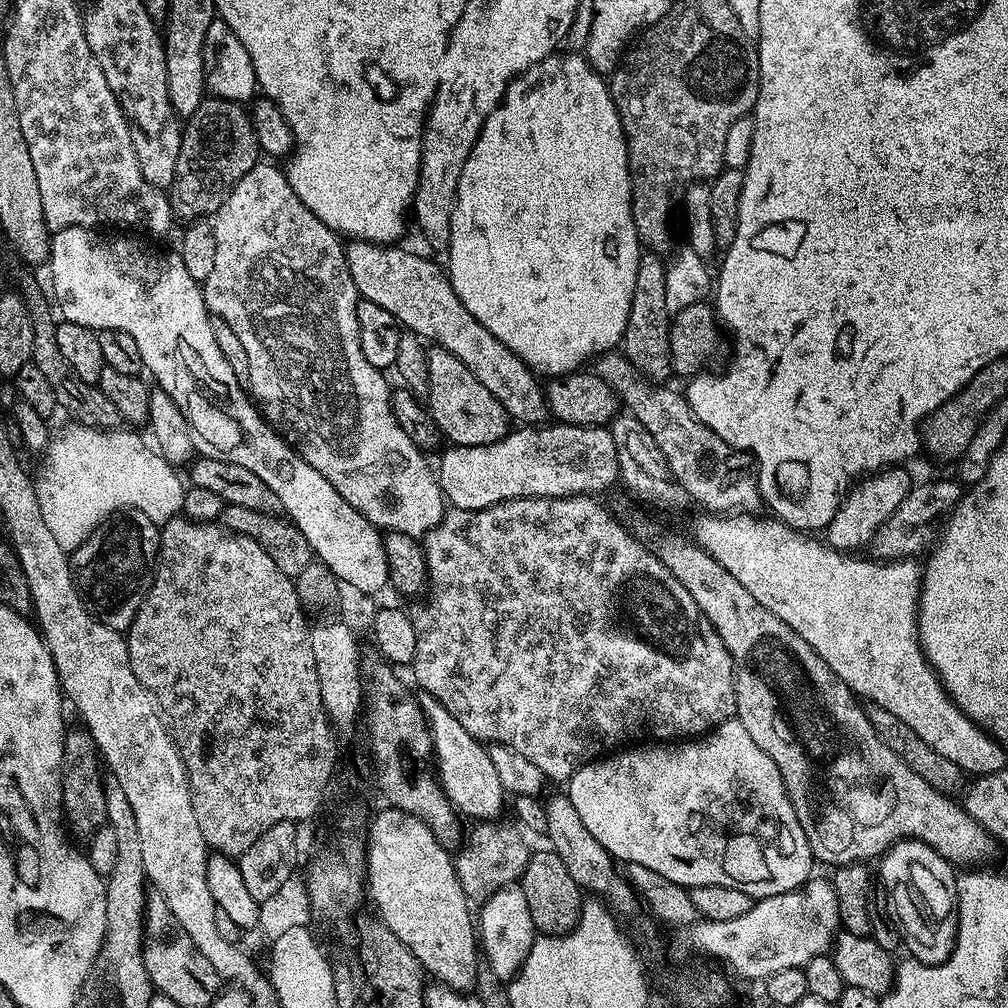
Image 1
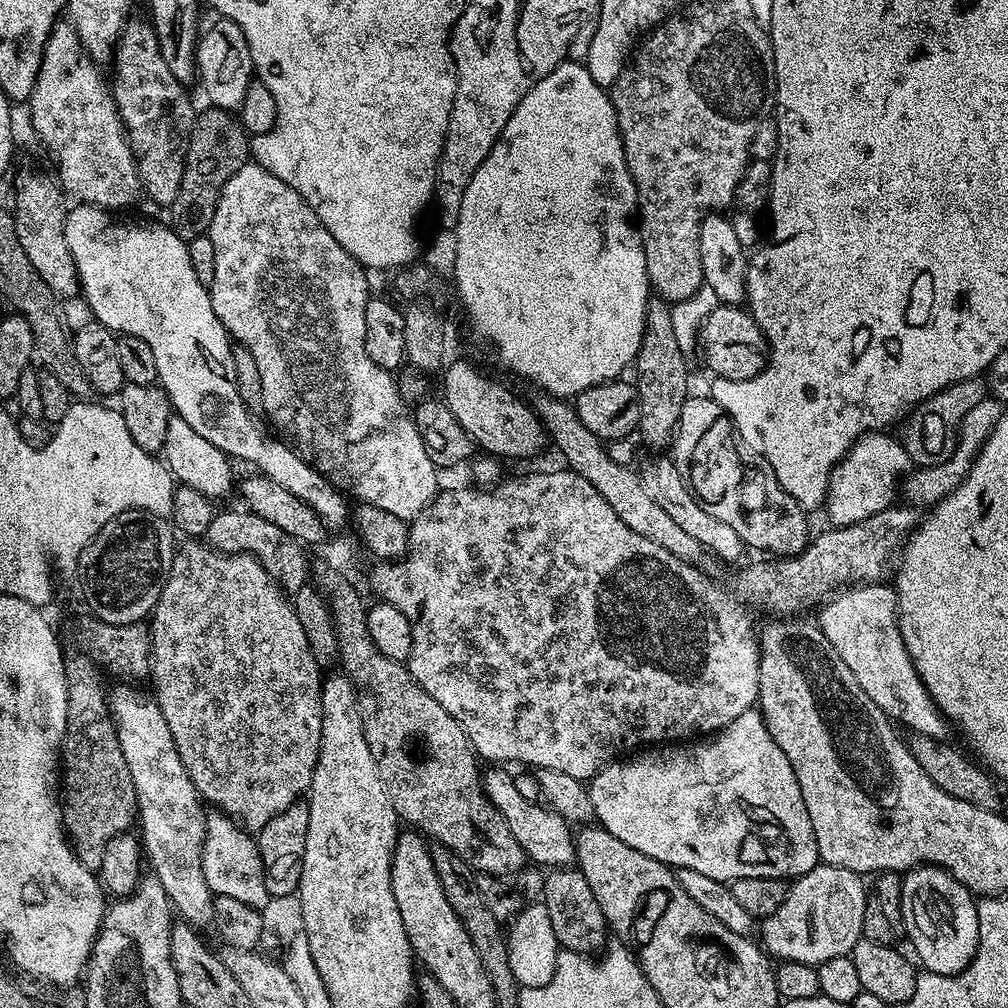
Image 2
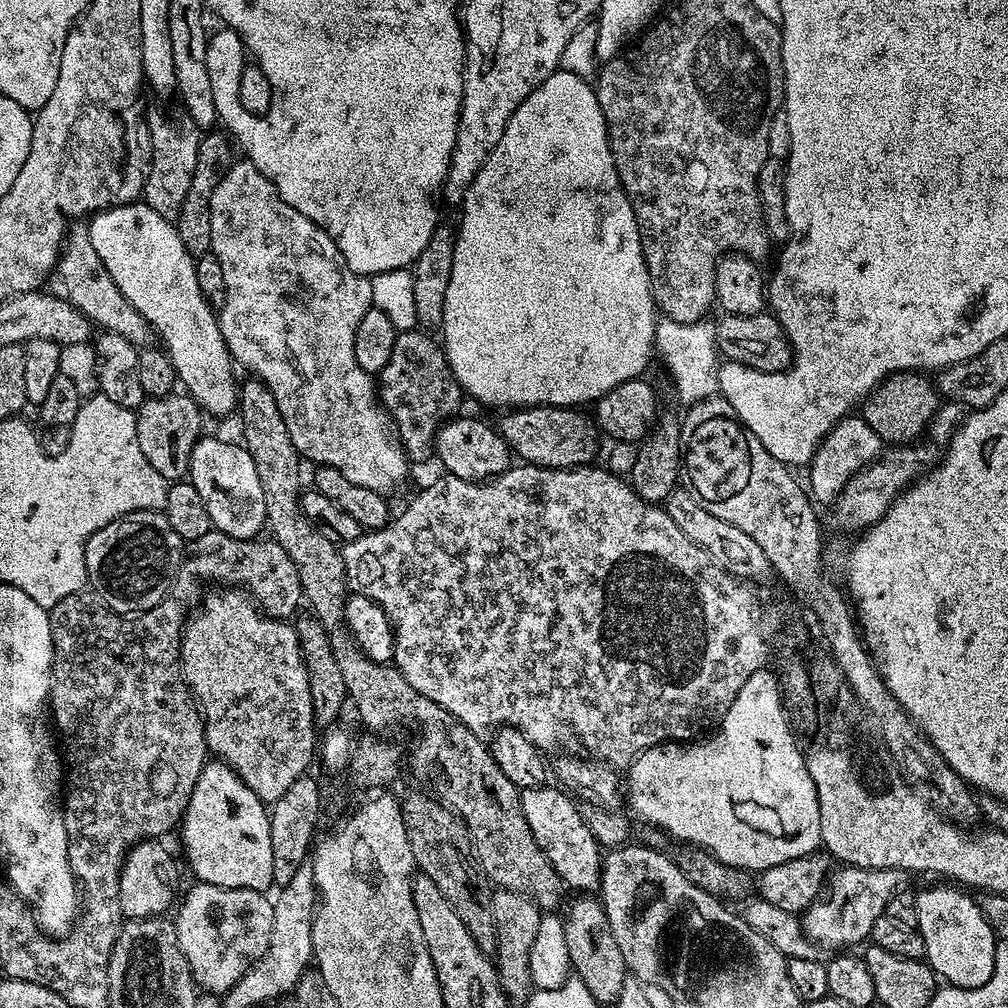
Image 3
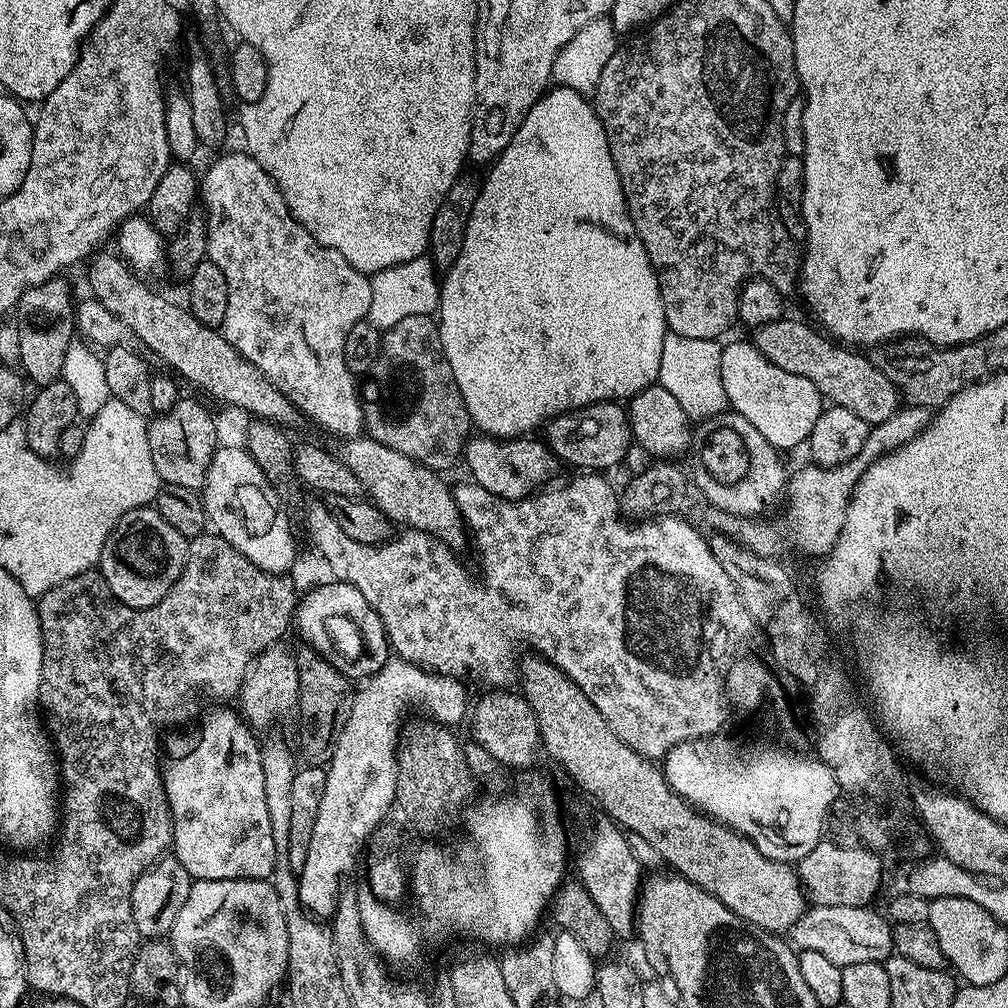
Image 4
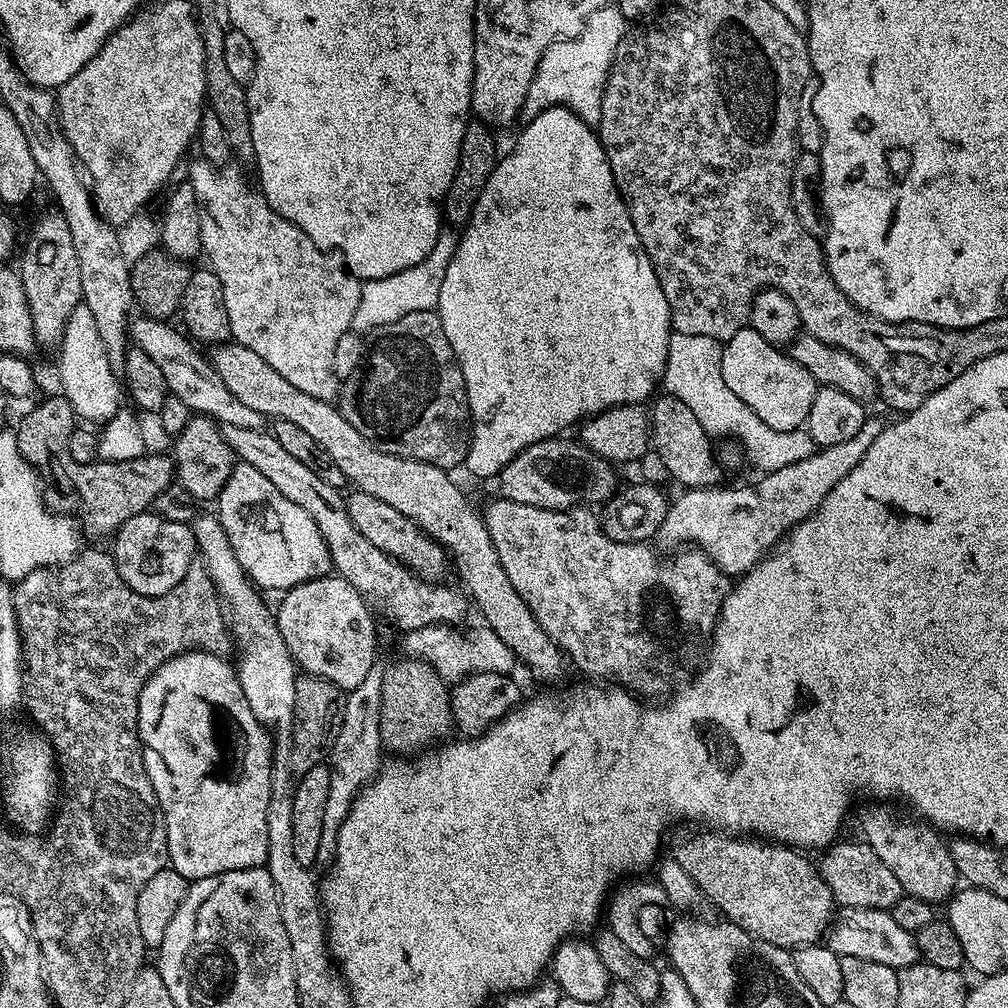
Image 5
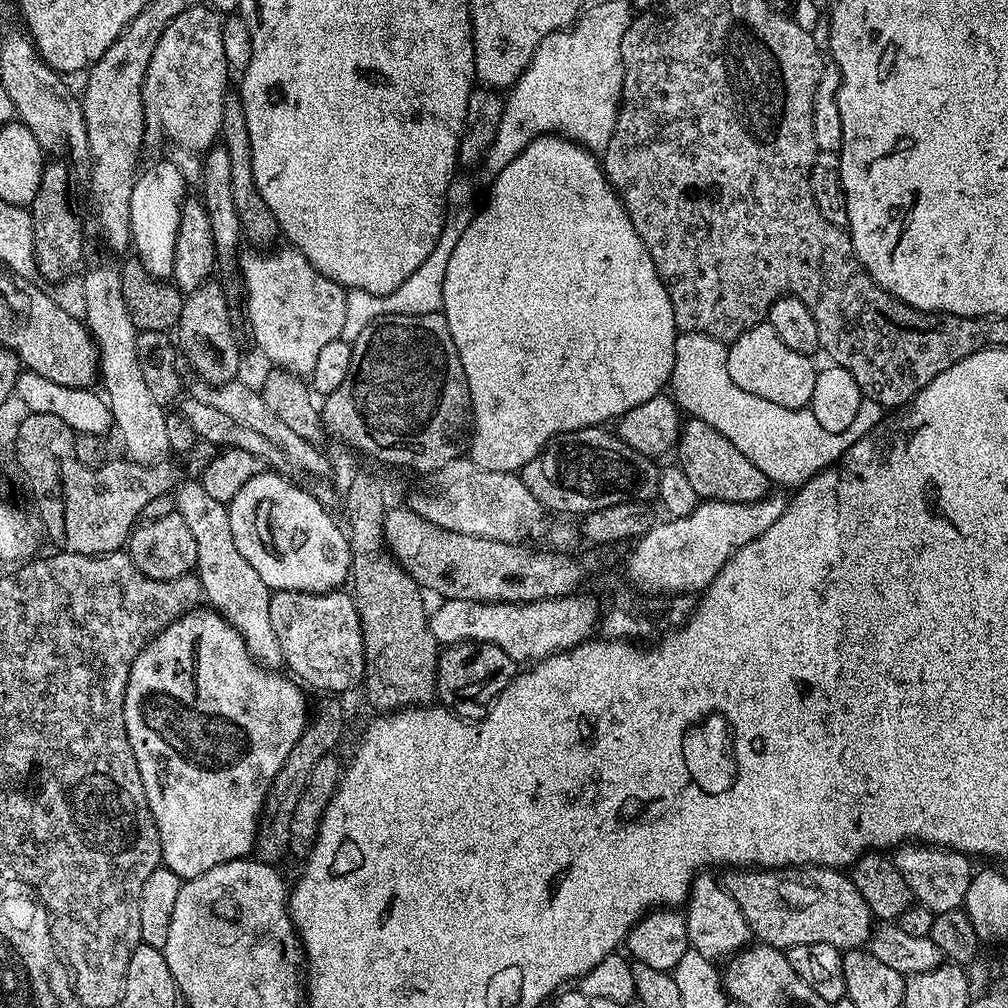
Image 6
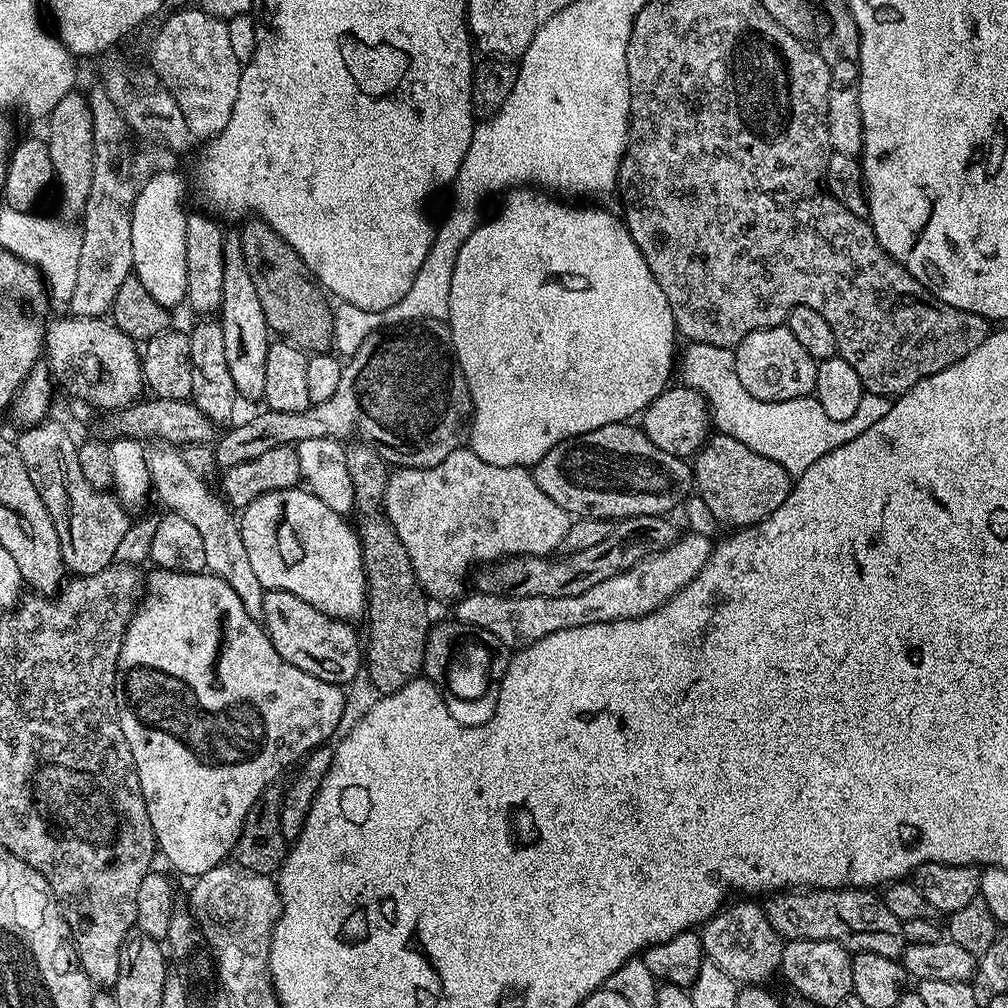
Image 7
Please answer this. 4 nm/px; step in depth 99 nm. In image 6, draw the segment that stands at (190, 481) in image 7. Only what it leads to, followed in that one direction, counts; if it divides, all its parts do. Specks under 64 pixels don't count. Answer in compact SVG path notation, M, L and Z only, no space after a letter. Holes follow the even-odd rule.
M114 263L100 264L82 276L86 294L84 323L96 342L98 351L98 376L104 379L103 391L112 412L115 431L120 431L127 459L140 464L153 465L169 455L166 440L166 408L154 402L150 389L142 378L142 366L138 366L138 330L126 310L126 298L122 298L120 269ZM198 482L181 483L174 492L175 512L186 522L190 534L194 534L196 547L195 575L200 581L202 596L215 611L219 612L242 634L248 652L256 663L276 670L283 665L282 650L278 646L278 634L274 634L274 626L270 623L270 598L273 589L258 578L258 570L242 558L238 546L234 543L234 534L230 531L230 514L227 504L218 502L218 498L210 498L206 490Z

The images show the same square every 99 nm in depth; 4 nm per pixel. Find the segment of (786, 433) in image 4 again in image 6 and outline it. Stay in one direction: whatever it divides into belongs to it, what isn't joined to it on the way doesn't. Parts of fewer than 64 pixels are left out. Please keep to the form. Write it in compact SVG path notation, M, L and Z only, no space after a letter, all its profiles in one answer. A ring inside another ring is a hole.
M765 322L746 330L737 340L731 341L727 347L730 378L742 390L746 390L749 394L756 394L758 398L764 398L782 407L807 409L811 405L818 371L817 365L812 365L813 357L798 354L798 350L790 350L790 346L786 346L786 342L782 342L782 338L778 338L778 334L774 334L774 330L768 323Z

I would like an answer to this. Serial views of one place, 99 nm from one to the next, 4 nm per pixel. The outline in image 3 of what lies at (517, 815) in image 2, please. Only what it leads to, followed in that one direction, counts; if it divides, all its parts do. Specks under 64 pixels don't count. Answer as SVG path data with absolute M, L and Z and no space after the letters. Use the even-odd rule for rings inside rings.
M545 786L523 789L520 793L522 812L526 814L526 822L530 822L534 840L556 873L563 878L565 885L569 889L577 888L575 891L580 894L595 893L600 887L602 845L584 821L581 805L576 805L577 801L567 791L556 788Z

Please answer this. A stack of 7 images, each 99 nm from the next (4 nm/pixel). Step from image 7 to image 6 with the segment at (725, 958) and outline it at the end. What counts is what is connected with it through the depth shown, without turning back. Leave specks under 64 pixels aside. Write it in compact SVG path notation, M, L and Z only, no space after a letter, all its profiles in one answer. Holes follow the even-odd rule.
M708 870L700 872L693 880L692 889L688 891L684 917L691 951L702 954L713 962L720 962L720 959L723 961L725 958L731 958L749 947L753 935L738 902L734 902L723 883L717 877L715 880L710 873Z

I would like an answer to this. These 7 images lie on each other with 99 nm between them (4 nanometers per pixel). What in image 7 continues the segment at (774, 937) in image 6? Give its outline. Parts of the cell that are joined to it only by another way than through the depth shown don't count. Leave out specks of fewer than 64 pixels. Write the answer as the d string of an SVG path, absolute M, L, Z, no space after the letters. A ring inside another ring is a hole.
M813 888L811 890L781 890L771 893L762 907L770 926L785 941L833 940L849 953L873 952L893 958L906 947L902 934L903 920L886 910L883 899L867 888Z

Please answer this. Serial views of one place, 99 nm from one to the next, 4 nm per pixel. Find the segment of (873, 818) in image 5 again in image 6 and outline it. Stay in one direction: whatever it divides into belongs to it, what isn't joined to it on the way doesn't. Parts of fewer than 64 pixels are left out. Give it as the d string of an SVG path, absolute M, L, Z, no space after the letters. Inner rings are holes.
M905 842L895 849L890 856L892 865L902 874L906 886L910 886L915 903L926 906L934 913L963 909L966 890L970 890L970 882L974 875L973 861L963 852L954 852L951 848L941 848L919 842Z

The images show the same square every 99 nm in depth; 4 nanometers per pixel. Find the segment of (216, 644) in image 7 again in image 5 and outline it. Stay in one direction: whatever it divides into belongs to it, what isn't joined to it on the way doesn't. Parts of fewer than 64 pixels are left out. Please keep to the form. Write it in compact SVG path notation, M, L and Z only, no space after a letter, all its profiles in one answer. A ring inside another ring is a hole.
M203 650L184 652L181 656L170 658L165 664L158 666L158 670L142 686L140 697L136 699L136 709L138 710L136 733L140 736L140 746L144 753L146 774L150 778L150 786L154 786L154 794L158 798L161 810L164 812L164 824L168 828L168 864L189 882L210 878L214 874L222 874L230 870L263 868L268 863L266 814L270 806L270 774L272 773L274 763L274 740L270 735L269 729L258 722L254 710L250 710L240 685L237 669L233 665L231 668L224 659L223 655ZM192 700L208 700L208 704L224 704L224 708L216 708L216 712L220 712L220 716L224 716L224 720L232 720L232 724L228 724L228 728L232 728L232 732L220 732L220 738L216 740L217 746L215 748L204 748L204 752L208 752L208 756L200 756L200 760L196 760L196 756L192 756L192 752L180 752L180 732L176 732L176 712L184 712L184 708L180 708L180 704L192 704Z

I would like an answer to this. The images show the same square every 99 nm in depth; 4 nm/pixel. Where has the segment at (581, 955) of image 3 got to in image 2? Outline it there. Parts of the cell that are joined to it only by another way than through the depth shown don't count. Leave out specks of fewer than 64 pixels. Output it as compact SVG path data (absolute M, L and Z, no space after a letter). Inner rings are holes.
M561 866L547 875L542 903L550 914L550 922L554 925L554 934L561 949L565 952L599 953L606 944L606 925L602 906L598 906L598 898L594 898L590 882L586 882L584 875L572 866Z

